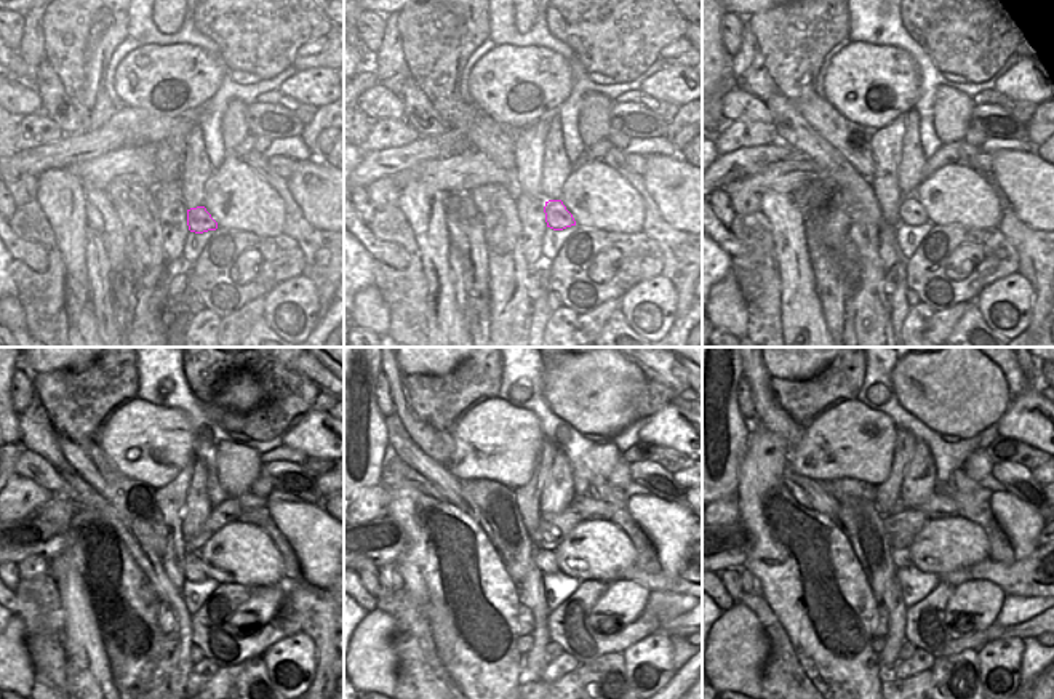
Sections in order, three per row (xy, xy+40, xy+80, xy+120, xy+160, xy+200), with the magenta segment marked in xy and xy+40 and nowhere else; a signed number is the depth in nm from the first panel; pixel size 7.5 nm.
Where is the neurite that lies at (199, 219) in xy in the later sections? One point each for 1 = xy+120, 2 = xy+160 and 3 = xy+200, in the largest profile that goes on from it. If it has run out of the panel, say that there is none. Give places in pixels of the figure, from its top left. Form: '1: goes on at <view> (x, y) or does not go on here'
1: goes on at xy+120 (195, 571)
2: goes on at xy+160 (546, 560)
3: goes on at xy+200 (901, 557)

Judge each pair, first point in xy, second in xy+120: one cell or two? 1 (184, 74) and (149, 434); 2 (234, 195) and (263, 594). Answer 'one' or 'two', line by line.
1: one
2: two

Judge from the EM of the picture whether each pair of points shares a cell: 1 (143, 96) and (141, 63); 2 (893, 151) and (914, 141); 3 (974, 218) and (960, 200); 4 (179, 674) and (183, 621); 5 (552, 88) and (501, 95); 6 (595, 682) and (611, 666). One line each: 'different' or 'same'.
1: same
2: different
3: same
4: same
5: same
6: same

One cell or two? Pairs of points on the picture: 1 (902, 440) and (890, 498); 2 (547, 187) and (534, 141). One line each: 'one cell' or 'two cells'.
1: one cell
2: two cells

